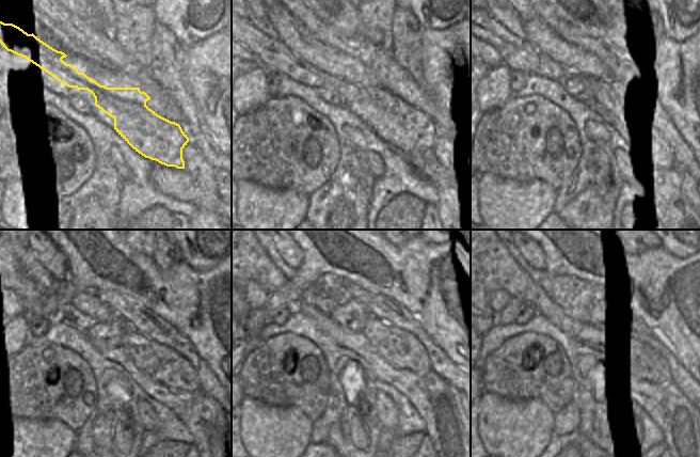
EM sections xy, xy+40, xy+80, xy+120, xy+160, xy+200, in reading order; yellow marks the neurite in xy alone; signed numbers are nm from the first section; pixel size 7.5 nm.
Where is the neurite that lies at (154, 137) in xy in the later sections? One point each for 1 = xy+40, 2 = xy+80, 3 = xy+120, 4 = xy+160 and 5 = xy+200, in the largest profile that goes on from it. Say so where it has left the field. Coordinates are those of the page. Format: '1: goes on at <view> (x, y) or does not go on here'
1: goes on at xy+40 (403, 129)
2: goes on at xy+80 (645, 127)
3: goes on at xy+120 (160, 362)
4: goes on at xy+160 (400, 349)
5: goes on at xy+200 (642, 349)

